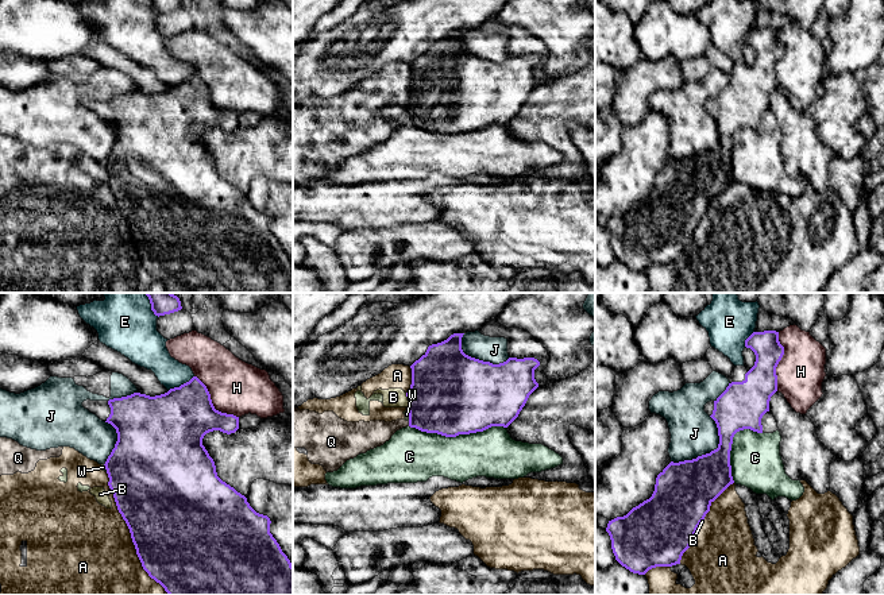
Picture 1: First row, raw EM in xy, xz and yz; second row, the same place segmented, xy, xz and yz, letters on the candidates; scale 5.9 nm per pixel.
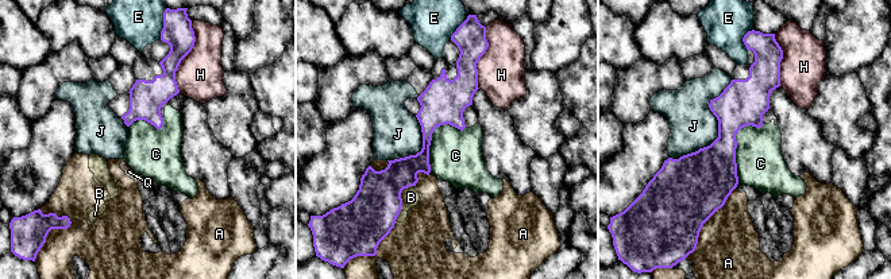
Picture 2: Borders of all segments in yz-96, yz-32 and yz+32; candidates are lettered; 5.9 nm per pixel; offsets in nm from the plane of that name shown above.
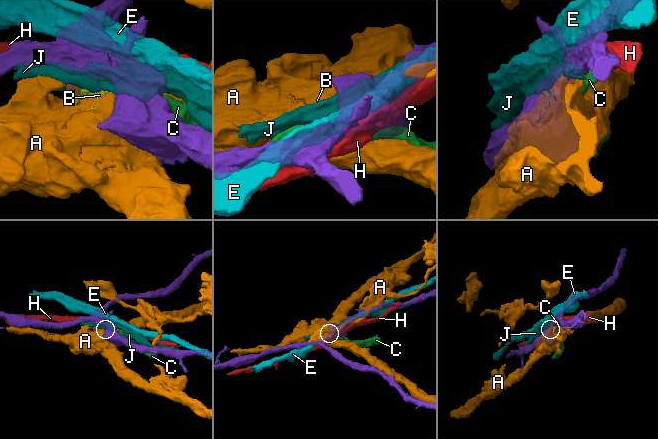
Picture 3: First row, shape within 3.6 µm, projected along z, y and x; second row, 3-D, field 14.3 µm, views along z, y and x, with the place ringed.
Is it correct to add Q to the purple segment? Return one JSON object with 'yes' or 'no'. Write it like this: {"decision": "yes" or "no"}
{"decision": "no"}

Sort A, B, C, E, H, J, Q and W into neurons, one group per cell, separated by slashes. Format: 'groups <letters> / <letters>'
groups A B Q W / C / E / H / J

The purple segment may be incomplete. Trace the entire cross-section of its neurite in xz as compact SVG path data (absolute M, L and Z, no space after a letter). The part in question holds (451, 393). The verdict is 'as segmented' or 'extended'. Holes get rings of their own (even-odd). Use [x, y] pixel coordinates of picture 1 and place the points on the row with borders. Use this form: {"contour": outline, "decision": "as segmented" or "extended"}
{"contour": "M453 333L447 340L432 344L412 368L412 385L406 393L409 426L445 437L483 432L491 426L507 428L538 387L534 358L509 358L493 364L466 355L462 349L464 333Z", "decision": "as segmented"}

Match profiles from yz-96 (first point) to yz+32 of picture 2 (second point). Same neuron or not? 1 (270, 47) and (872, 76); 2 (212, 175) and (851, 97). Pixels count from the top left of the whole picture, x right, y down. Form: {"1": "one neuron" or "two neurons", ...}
{"1": "two neurons", "2": "two neurons"}

